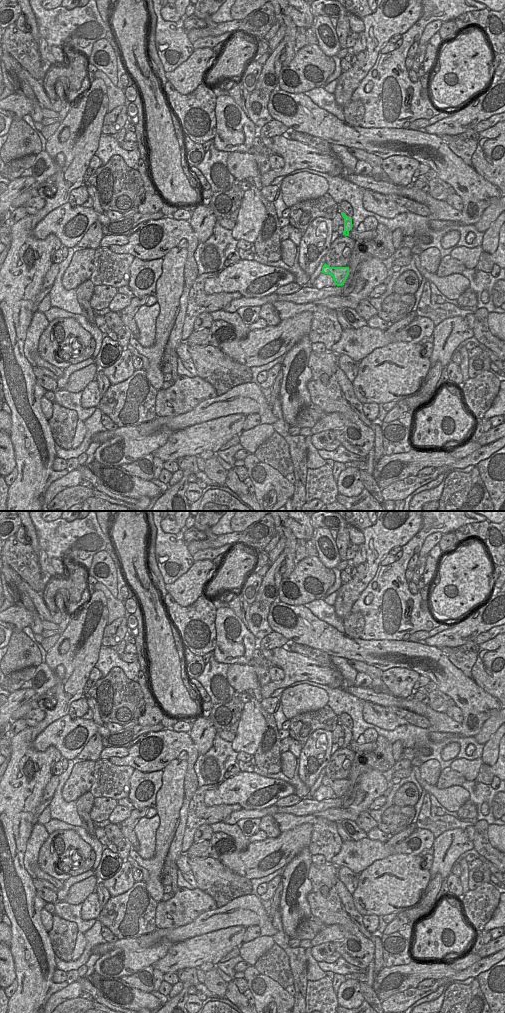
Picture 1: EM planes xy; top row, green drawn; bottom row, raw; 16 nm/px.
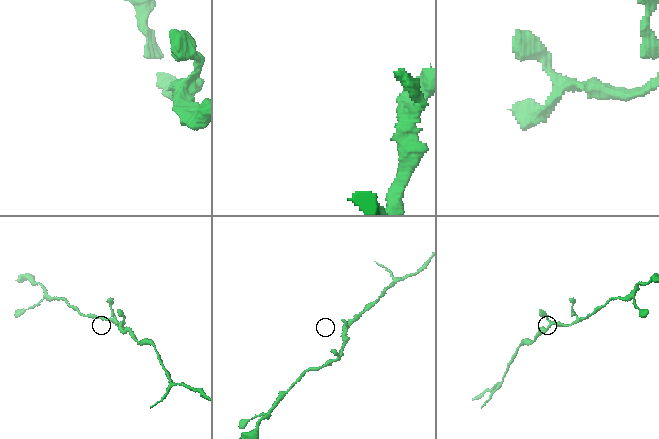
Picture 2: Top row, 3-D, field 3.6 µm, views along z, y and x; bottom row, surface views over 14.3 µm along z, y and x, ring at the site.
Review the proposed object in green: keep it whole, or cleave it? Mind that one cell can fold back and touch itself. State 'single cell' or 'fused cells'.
single cell

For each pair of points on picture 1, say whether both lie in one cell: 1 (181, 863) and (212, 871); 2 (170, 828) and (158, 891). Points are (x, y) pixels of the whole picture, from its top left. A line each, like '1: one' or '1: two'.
1: two
2: one

